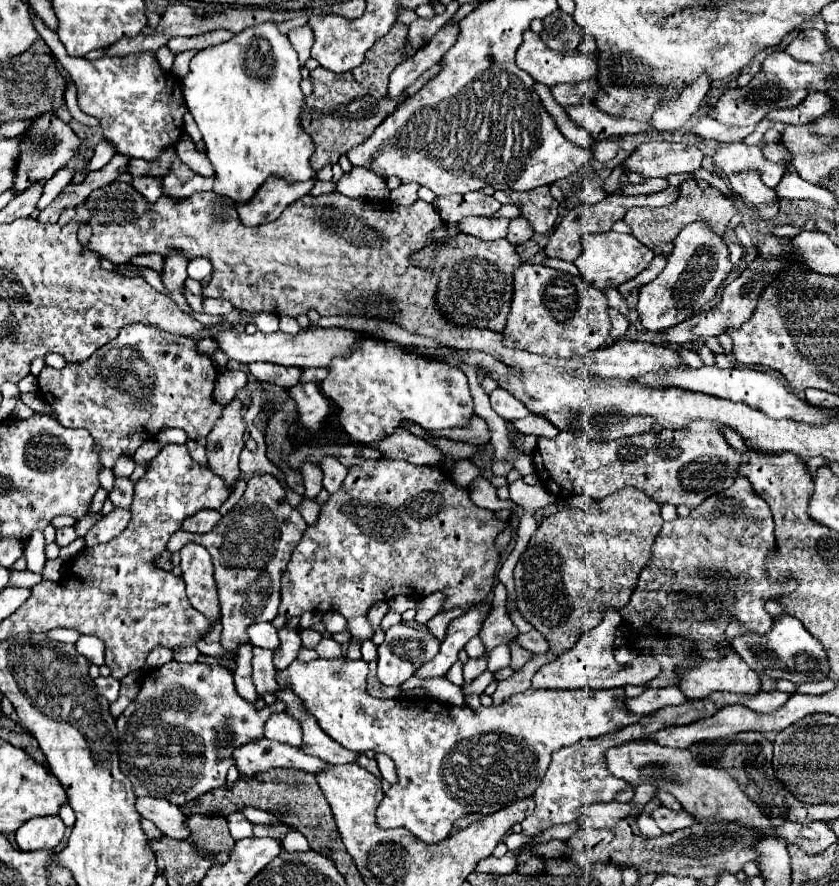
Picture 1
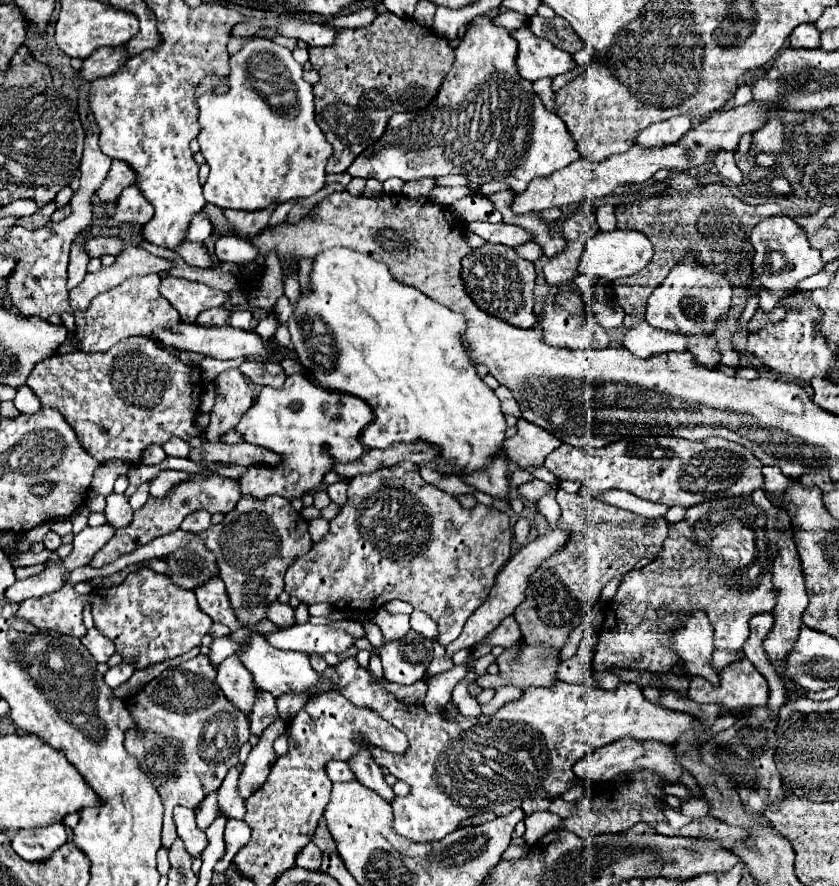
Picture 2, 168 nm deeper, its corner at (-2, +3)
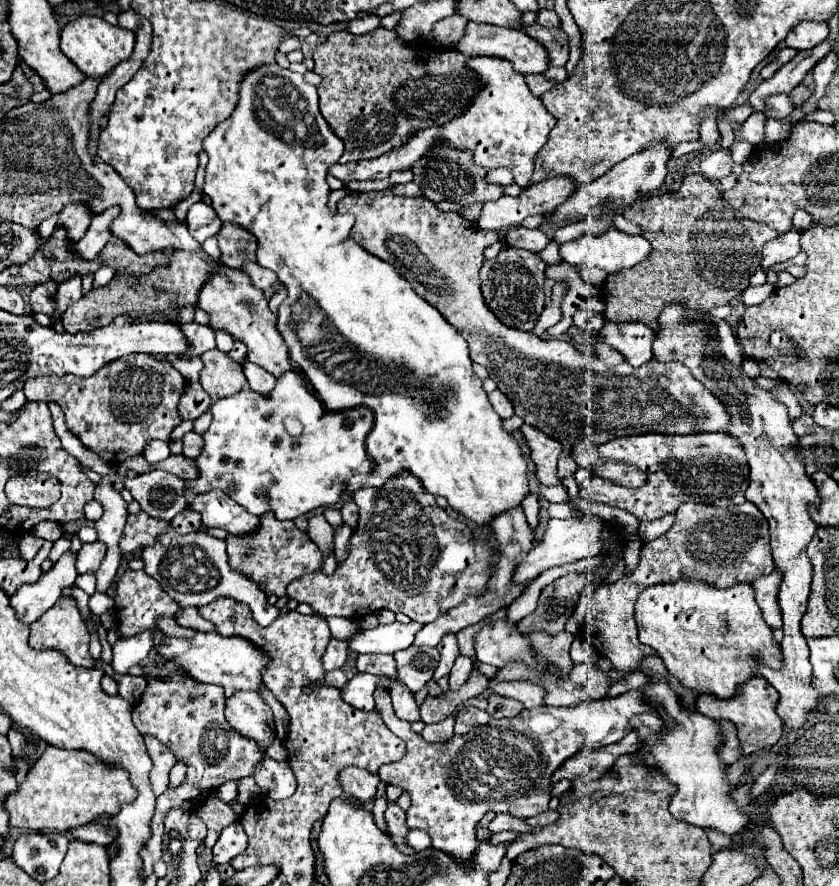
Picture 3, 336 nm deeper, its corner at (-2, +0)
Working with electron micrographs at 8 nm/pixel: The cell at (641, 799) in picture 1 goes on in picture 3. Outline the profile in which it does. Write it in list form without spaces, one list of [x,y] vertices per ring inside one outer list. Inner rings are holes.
[[[753,677],[749,683],[743,683],[741,695],[737,695],[737,699],[721,701],[713,695],[699,695],[697,697],[697,703],[695,703],[697,711],[701,711],[703,715],[709,715],[717,721],[729,721],[737,729],[737,737],[739,737],[743,757],[741,761],[727,767],[731,785],[740,785],[742,778],[743,784],[745,783],[745,762],[750,755],[758,753],[761,749],[773,747],[781,739],[783,719],[777,715],[777,705],[779,705],[779,695],[777,695],[775,687],[771,687],[765,677]]]

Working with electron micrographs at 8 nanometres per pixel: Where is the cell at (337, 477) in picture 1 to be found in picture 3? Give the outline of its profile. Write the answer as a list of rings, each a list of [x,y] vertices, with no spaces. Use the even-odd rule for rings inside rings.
[[[345,501],[343,507],[341,507],[341,515],[343,515],[343,521],[355,531],[357,521],[359,521],[359,507],[353,501]]]

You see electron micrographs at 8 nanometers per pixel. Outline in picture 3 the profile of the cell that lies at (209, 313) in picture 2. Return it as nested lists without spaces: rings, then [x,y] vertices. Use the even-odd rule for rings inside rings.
[[[191,321],[185,325],[179,325],[179,329],[189,341],[189,351],[179,355],[181,359],[193,359],[193,357],[197,357],[209,349],[215,349],[215,333],[211,331],[211,327]]]

